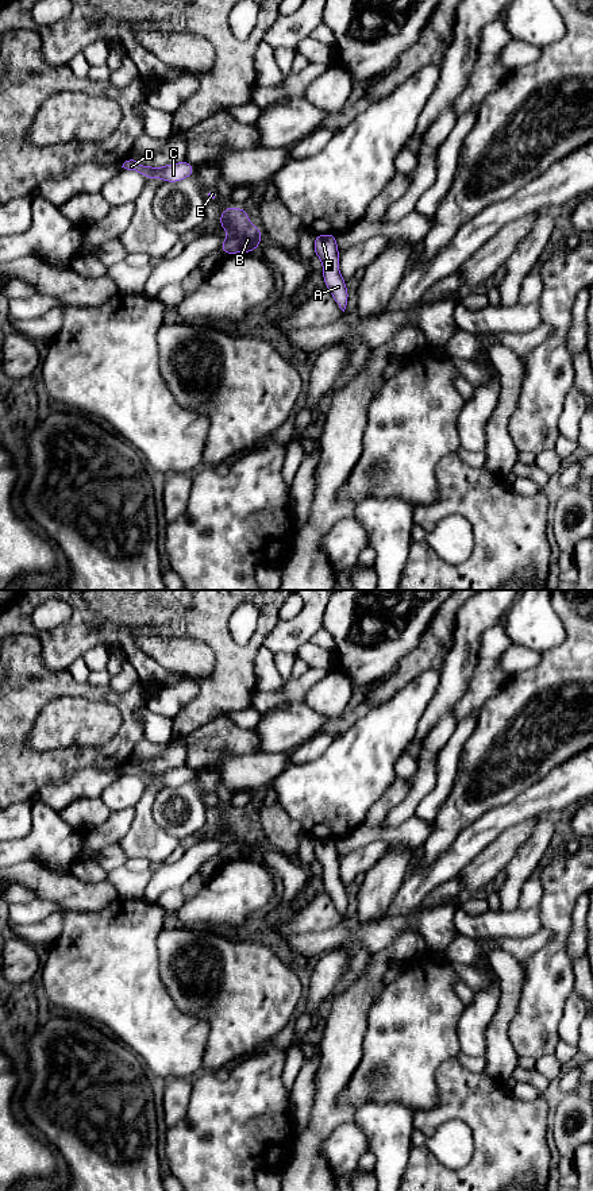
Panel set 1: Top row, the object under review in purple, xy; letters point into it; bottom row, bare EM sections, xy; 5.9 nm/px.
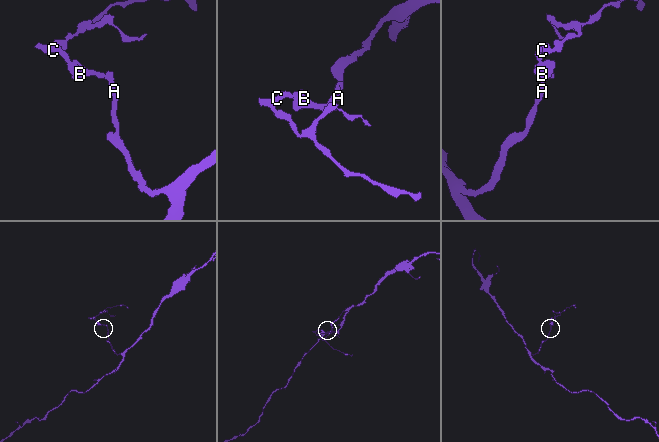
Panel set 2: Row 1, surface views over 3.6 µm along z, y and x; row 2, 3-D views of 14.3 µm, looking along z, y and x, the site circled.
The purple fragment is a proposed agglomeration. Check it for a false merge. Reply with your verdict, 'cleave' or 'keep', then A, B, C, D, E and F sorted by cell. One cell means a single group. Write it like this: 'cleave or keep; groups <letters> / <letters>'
cleave; groups A B F / C D E

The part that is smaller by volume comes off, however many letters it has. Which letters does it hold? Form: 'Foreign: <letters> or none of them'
Foreign: C, D, E

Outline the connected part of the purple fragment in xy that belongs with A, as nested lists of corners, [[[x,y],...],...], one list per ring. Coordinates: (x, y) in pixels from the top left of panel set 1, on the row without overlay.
[[[332,839],[316,840],[313,853],[315,860],[323,867],[324,889],[331,897],[335,907],[344,917],[349,897],[346,893],[346,886],[339,878],[339,855],[336,851],[336,841]]]

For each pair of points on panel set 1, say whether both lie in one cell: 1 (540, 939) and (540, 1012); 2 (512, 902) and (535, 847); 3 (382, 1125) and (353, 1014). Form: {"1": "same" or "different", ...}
{"1": "different", "2": "same", "3": "different"}

